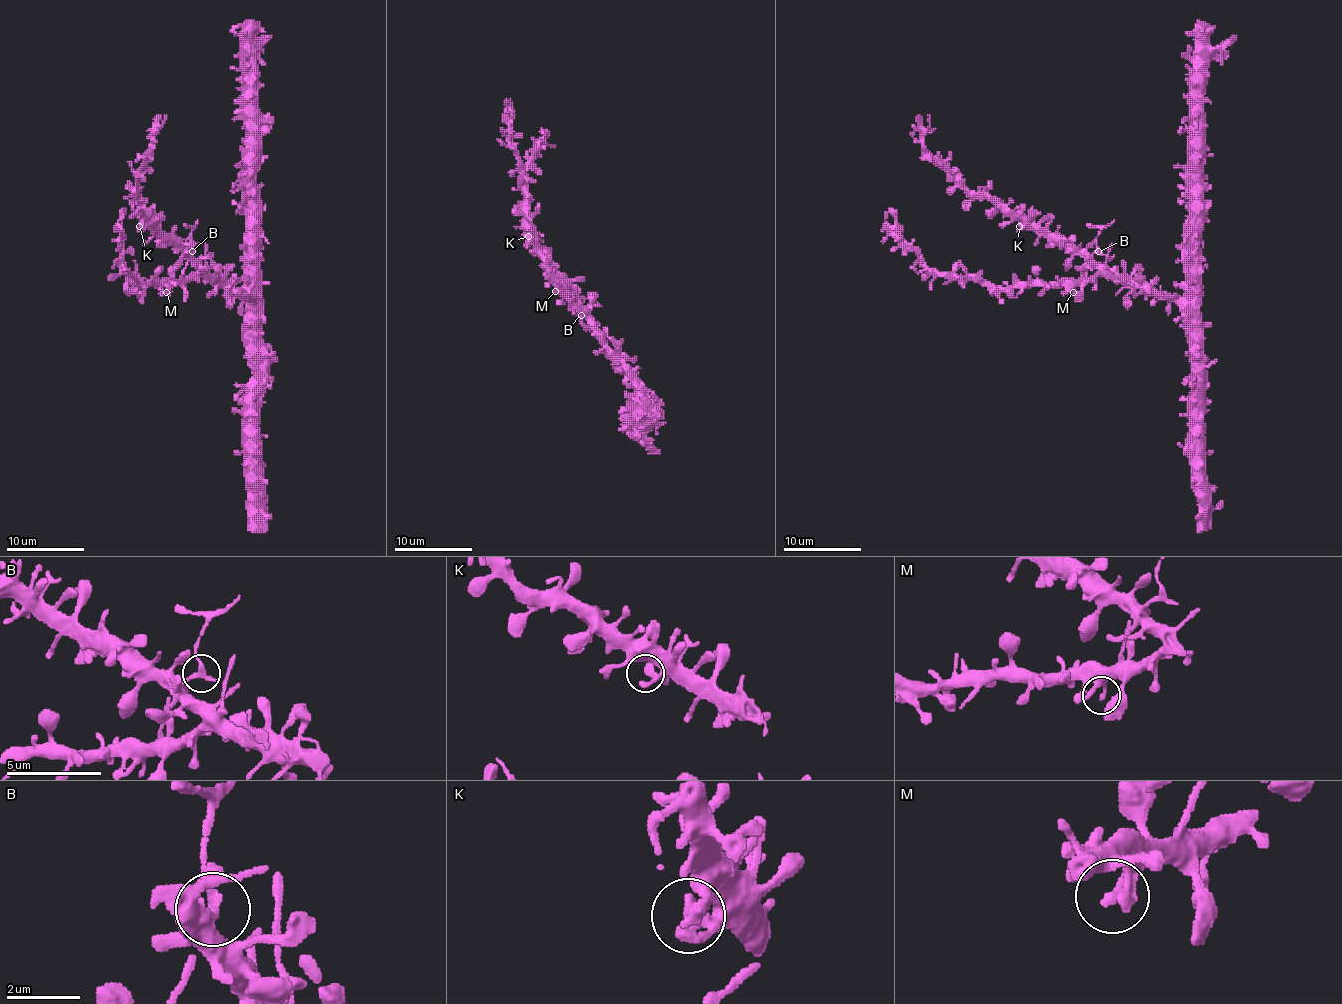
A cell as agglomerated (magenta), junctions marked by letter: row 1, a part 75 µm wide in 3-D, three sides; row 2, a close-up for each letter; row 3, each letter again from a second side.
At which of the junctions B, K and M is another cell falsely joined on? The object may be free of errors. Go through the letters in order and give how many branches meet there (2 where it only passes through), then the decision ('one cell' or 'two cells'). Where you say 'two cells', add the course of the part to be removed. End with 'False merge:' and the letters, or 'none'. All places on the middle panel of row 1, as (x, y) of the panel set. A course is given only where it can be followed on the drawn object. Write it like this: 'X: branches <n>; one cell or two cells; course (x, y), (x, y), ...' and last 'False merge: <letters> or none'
B: branches 2; two cells; course (580, 316), (572, 304)
K: branches 2; one cell
M: branches 2; one cell
False merge: B

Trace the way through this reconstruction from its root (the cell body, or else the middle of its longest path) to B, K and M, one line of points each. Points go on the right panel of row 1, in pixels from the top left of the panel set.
B: (1139, 288), (1123, 284), (1106, 272), (1091, 257), (1098, 251)
K: (1139, 288), (1116, 280), (1081, 253), (1069, 251), (1042, 231), (1019, 226)
M: (1139, 288), (1094, 274), (1081, 282), (1073, 292)

